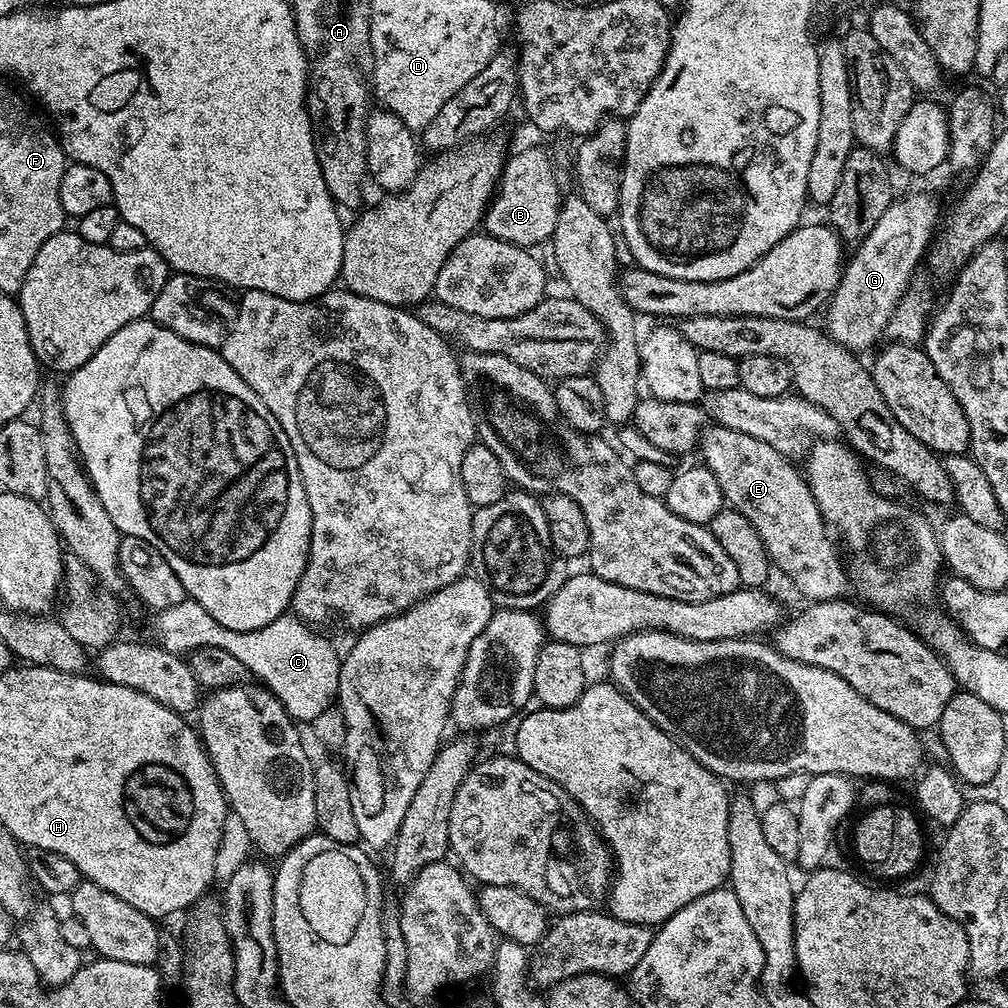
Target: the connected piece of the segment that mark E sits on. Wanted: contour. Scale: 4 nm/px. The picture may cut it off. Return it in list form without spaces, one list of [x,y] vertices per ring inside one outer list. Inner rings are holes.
[[[708,426],[701,432],[698,456],[704,459],[701,460],[703,467],[709,468],[714,478],[718,478],[718,486],[722,486],[727,507],[742,514],[750,526],[758,530],[758,538],[762,538],[766,546],[773,569],[777,573],[781,572],[805,596],[805,601],[842,600],[849,595],[850,577],[841,549],[818,510],[818,502],[814,502],[808,481],[804,479],[801,469],[792,465],[795,463],[789,457],[758,438],[750,438],[750,434],[719,426]]]

